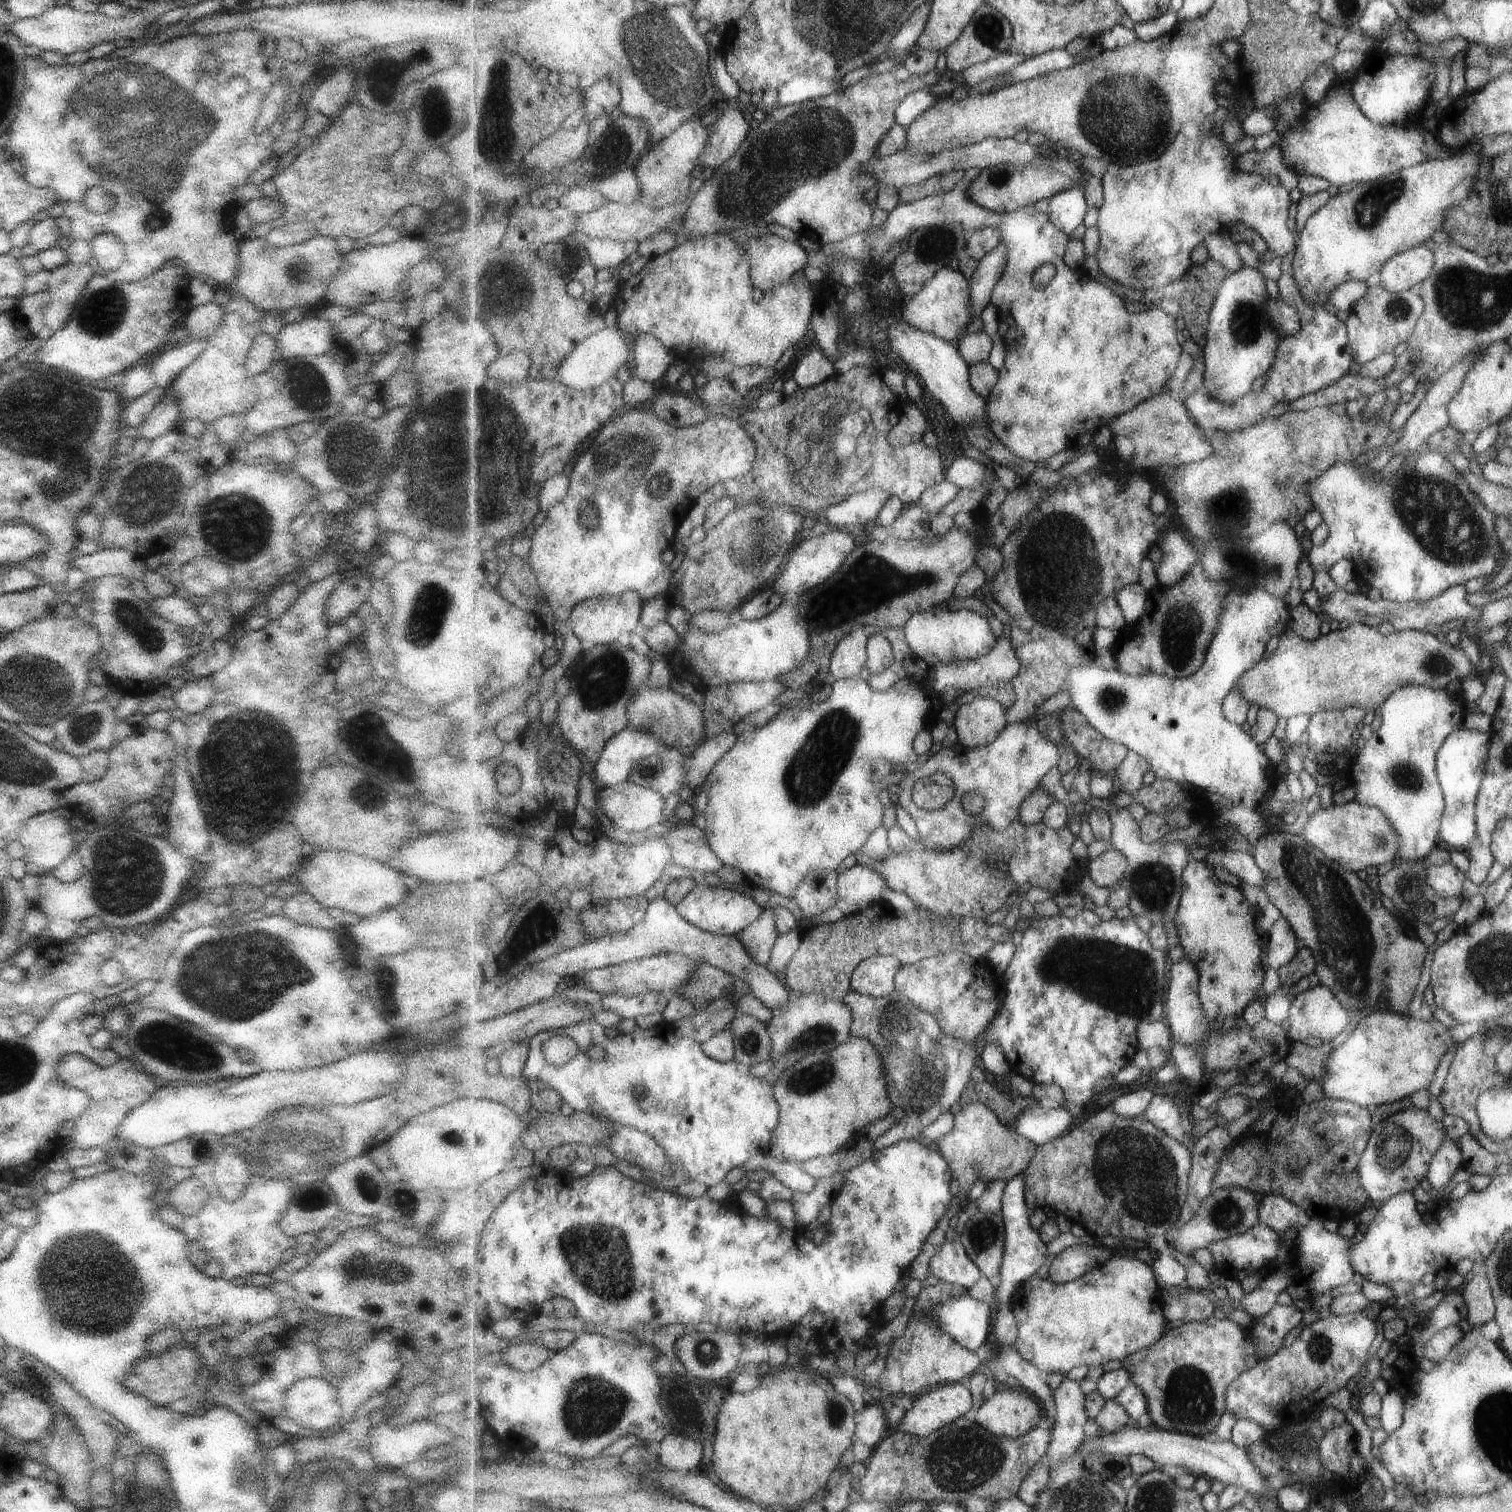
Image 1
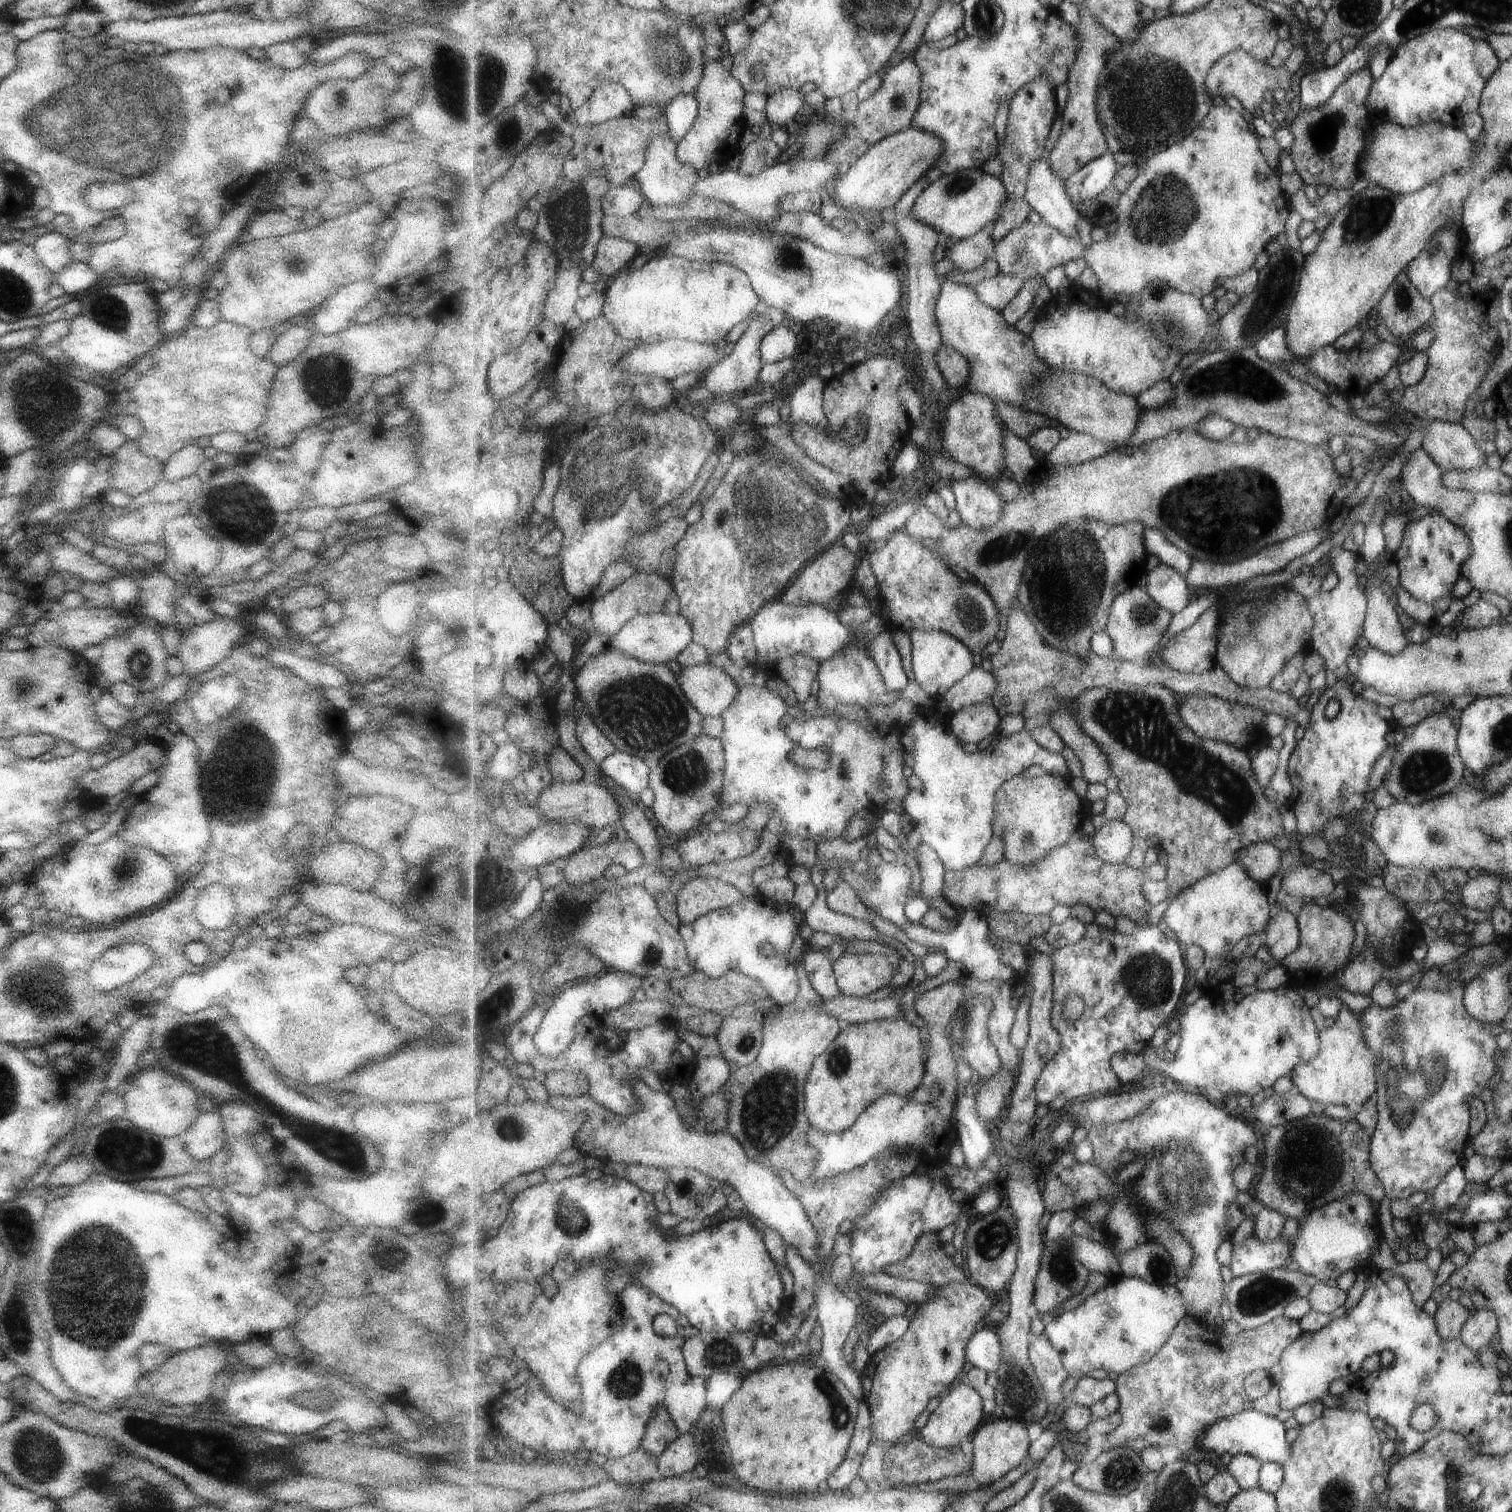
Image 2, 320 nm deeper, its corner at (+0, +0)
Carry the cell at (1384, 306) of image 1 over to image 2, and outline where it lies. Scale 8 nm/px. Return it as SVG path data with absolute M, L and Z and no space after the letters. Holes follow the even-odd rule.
M1400 272L1389 284L1376 304L1376 328L1383 336L1396 343L1421 328L1432 318L1430 299L1426 299Z

